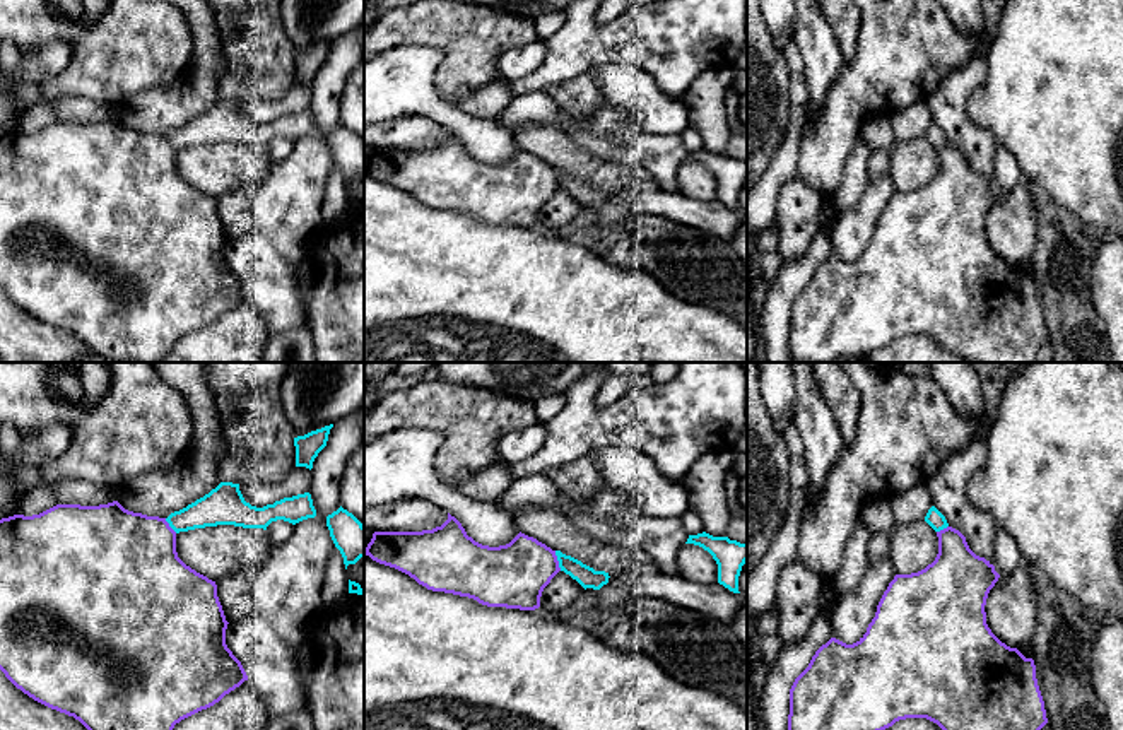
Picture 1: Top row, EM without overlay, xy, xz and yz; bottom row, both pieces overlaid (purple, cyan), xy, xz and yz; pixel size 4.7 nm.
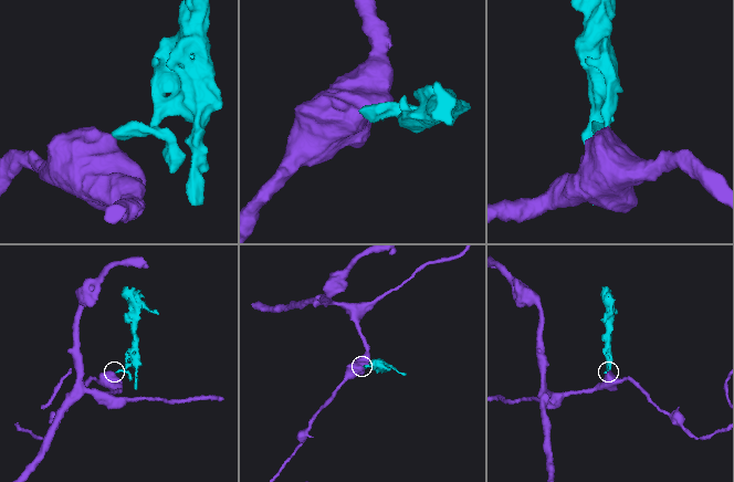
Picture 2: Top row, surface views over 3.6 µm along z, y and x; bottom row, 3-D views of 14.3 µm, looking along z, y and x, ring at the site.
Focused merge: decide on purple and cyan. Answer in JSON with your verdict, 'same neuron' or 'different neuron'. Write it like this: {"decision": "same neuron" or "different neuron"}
{"decision": "different neuron"}

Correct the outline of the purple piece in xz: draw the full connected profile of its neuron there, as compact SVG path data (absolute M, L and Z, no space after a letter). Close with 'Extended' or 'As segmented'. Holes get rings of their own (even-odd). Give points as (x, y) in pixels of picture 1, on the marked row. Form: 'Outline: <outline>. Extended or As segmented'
Outline: M450 513L448 520L432 530L374 532L364 554L409 574L427 590L468 597L487 607L520 610L538 609L544 588L561 571L556 550L537 539L520 532L506 545L482 545L468 537Z. As segmented

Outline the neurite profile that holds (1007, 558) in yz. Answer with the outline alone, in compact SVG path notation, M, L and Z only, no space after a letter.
M997 528L993 539L993 566L1000 576L1010 574L1022 564L1024 557L1017 549L1014 539L1003 530Z

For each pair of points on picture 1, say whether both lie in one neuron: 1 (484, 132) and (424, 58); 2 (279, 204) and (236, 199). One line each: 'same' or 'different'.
1: same
2: different

